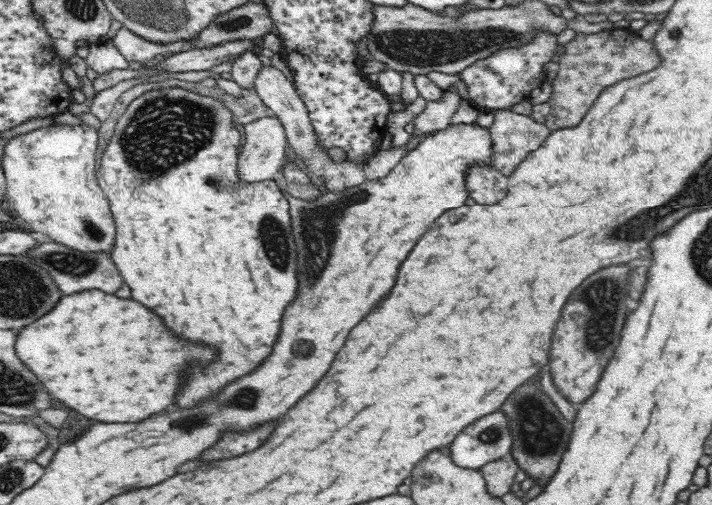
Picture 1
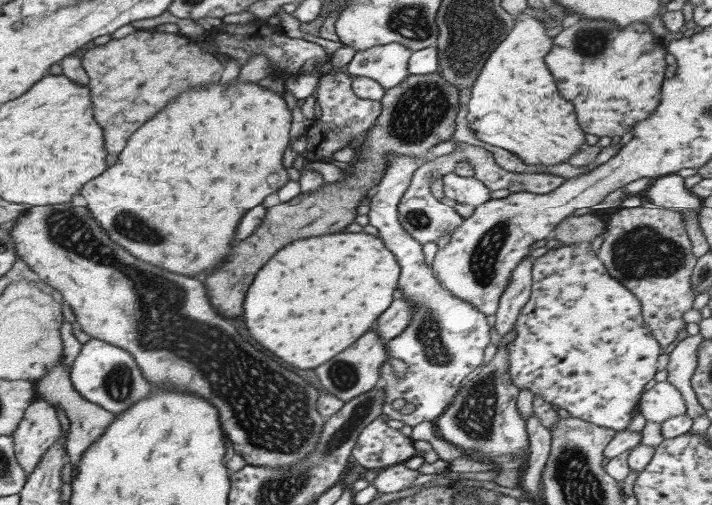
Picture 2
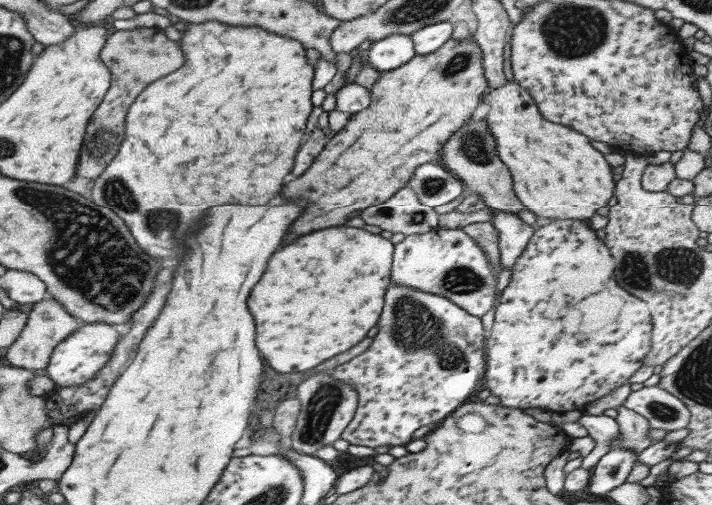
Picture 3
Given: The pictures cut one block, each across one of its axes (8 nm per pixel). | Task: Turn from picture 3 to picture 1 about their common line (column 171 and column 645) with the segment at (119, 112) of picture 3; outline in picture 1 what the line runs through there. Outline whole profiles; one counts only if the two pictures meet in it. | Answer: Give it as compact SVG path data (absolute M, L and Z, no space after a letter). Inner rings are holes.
M613 28L594 34L579 33L572 41L564 44L564 54L560 56L559 62L548 62L544 68L545 80L551 81L553 86L545 125L550 130L576 126L606 86L648 72L660 59L651 41L640 39L632 29Z

